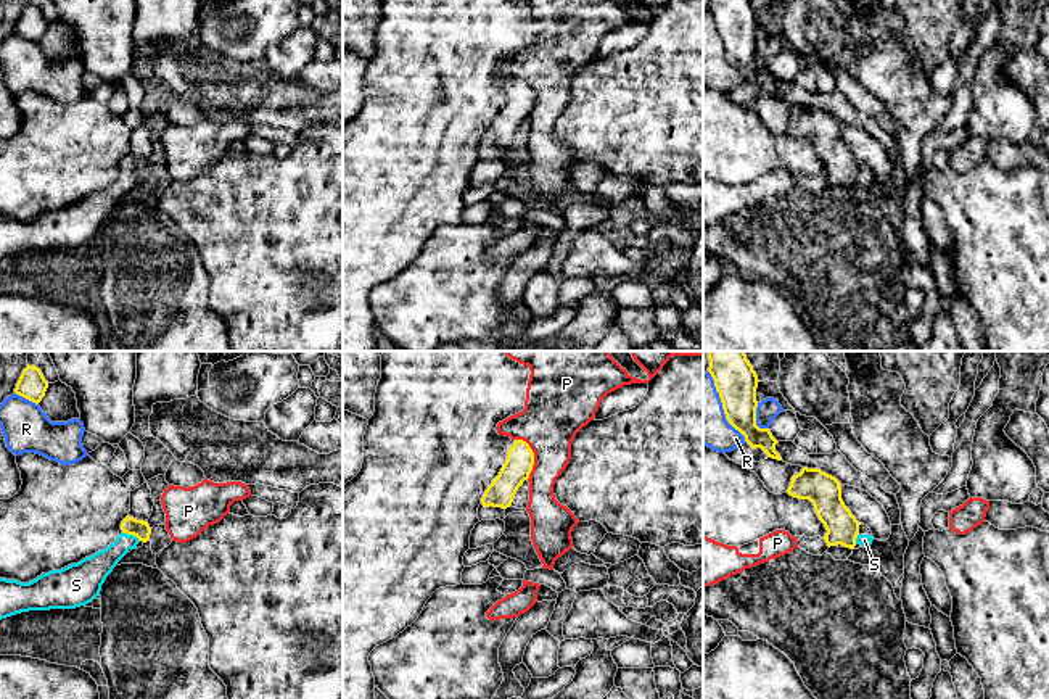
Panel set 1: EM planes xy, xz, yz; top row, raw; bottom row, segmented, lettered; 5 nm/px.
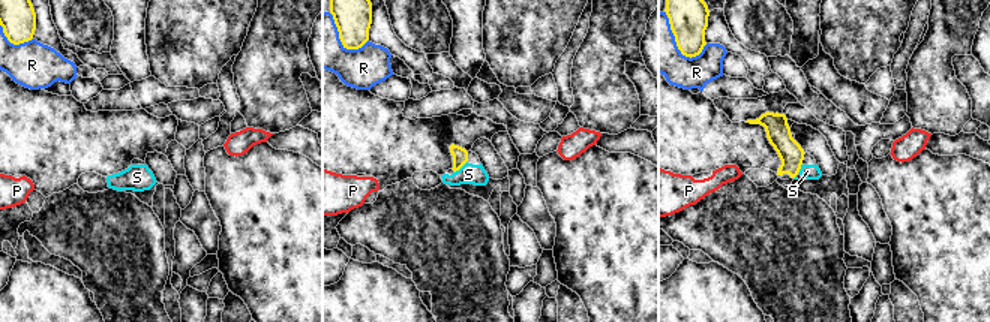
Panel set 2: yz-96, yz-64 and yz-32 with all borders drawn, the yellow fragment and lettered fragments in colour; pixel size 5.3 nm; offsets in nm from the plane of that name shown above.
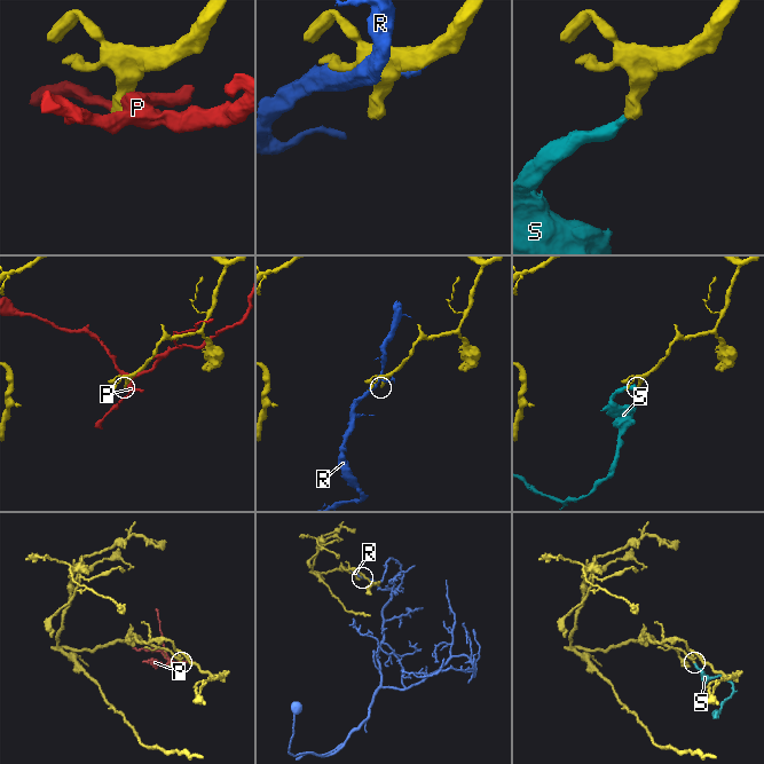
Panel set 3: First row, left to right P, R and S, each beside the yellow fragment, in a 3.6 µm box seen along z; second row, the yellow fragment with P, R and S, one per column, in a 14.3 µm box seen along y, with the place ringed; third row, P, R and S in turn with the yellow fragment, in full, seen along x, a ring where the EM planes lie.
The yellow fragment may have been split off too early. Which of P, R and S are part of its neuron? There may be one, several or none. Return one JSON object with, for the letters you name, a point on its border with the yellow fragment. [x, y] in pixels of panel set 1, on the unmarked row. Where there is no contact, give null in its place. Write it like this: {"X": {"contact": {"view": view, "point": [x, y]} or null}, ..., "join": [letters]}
{"S": {"contact": {"view": "xy", "point": [131, 173]}}, "join": ["S"]}

